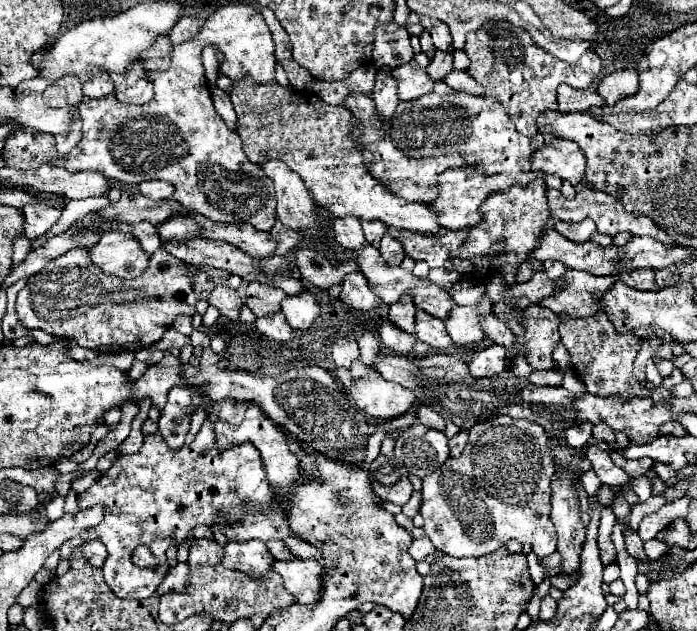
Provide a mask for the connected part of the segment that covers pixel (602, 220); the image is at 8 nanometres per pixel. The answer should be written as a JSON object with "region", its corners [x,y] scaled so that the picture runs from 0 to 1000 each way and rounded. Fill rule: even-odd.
{"region":[[[785,301],[785,311],[788,311],[788,330],[791,330],[791,345],[793,349],[813,349],[813,352],[834,352],[839,345],[848,345],[857,358],[857,365],[862,371],[871,371],[871,374],[882,374],[888,368],[902,368],[908,374],[931,374],[937,380],[945,380],[948,387],[954,387],[957,393],[966,393],[971,390],[963,374],[957,374],[934,345],[928,342],[917,342],[917,339],[905,339],[905,336],[897,336],[894,323],[882,314],[882,311],[874,311],[871,304],[859,304],[859,301],[834,301],[828,304],[825,314],[811,314],[805,307],[805,301]]]}

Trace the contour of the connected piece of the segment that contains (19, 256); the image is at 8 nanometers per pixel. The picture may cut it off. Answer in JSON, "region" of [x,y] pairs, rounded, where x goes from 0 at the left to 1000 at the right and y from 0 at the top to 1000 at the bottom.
{"region":[[[24,374],[19,380],[19,418],[30,418],[36,412],[36,406],[42,403],[42,390],[44,390],[44,384],[33,374]]]}

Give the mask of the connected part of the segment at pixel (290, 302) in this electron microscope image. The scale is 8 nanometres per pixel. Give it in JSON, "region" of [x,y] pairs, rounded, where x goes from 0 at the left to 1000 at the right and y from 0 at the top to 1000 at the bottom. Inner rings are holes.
{"region":[[[435,466],[435,469],[412,469],[412,475],[406,475],[403,494],[409,498],[418,520],[440,523],[455,507],[461,488],[452,466]]]}

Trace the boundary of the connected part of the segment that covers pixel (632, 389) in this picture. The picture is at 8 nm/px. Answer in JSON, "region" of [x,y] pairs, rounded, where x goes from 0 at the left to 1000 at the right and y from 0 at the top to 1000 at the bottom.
{"region":[[[857,494],[848,504],[805,501],[802,526],[805,526],[805,542],[811,545],[813,558],[819,561],[822,586],[836,602],[845,624],[882,628],[882,631],[891,631],[891,634],[902,634],[902,631],[911,631],[911,628],[925,631],[934,624],[908,596],[908,571],[917,558],[920,539],[911,536],[908,526],[885,529],[879,513],[871,507],[871,498]]]}

